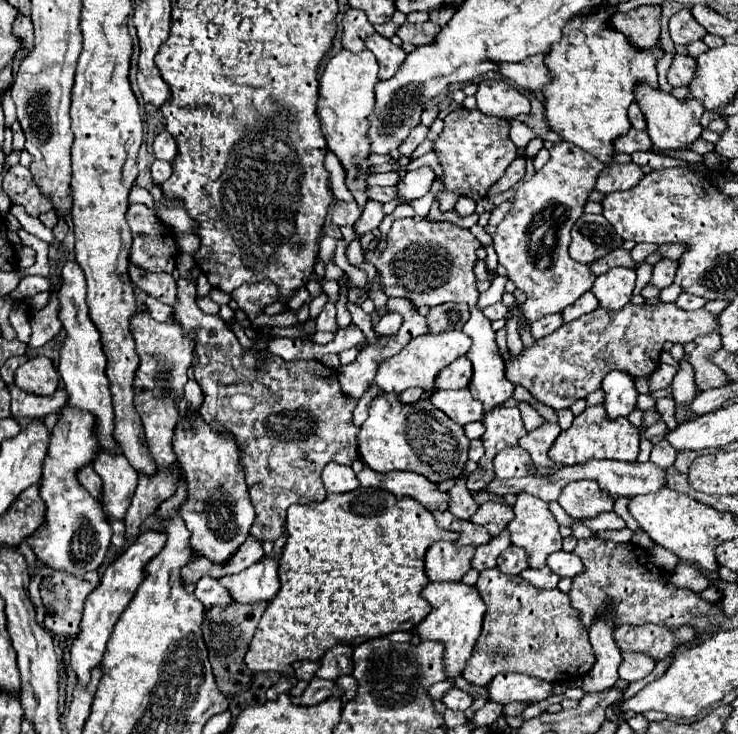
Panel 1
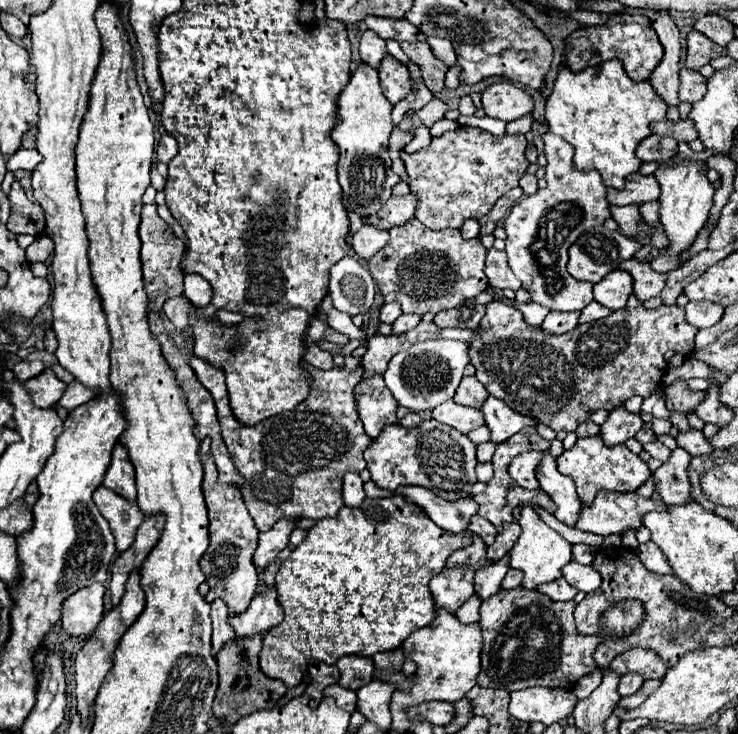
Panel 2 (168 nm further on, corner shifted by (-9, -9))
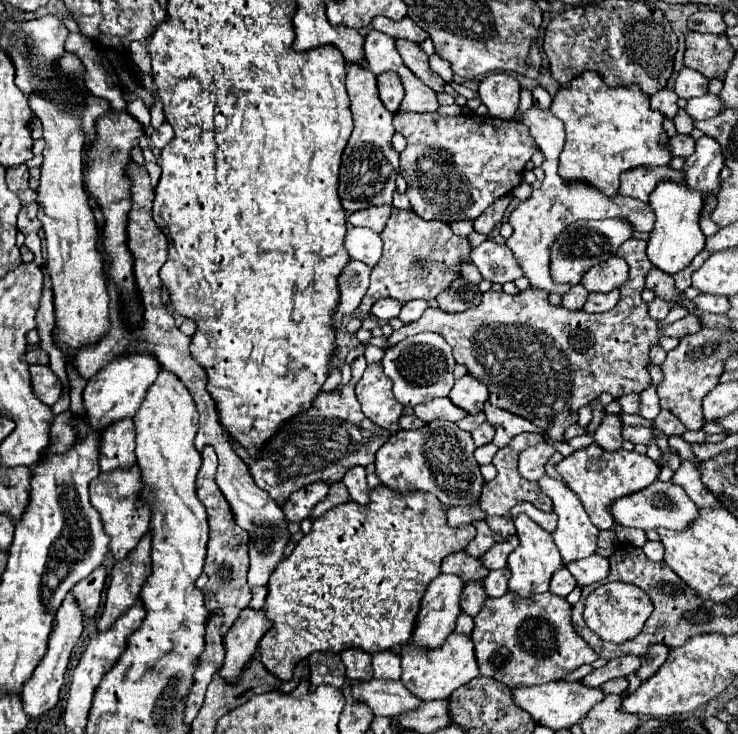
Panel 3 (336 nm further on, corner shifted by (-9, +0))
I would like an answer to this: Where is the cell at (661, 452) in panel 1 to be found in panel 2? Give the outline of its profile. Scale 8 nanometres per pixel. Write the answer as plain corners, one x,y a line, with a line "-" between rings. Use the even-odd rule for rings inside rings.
658,440
648,442
648,444
642,444
642,448
644,448
652,458
658,458
660,462
666,462
666,460
670,458
670,450
668,450
662,442
658,442

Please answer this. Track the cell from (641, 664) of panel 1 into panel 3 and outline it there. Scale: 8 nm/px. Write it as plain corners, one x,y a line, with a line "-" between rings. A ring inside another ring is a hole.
626,677
610,679
610,681
604,683
600,689
602,689
604,693
616,693
616,695
622,695
622,693
628,689
628,679
626,679

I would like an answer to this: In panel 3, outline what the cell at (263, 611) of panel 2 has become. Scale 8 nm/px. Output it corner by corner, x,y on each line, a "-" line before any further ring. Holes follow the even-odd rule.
246,607
224,637
226,659
220,675
226,679
234,679
236,675
240,675
244,663
252,659
260,639
270,627
272,627
272,621
266,617
262,609

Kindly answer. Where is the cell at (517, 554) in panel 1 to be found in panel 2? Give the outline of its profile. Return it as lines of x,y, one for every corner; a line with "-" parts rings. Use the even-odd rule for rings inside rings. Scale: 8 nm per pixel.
510,568
508,574
506,574
504,580
502,580
502,588
504,588
504,590
512,590
512,588
520,586
520,582
522,582
522,572

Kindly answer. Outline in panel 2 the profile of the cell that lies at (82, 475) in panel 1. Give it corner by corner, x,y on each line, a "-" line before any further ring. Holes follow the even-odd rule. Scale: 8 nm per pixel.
98,486
94,492
94,504
110,524
110,530
116,538
116,550
127,550
133,544
136,531
144,520
137,503
120,498
120,494
108,490
106,486

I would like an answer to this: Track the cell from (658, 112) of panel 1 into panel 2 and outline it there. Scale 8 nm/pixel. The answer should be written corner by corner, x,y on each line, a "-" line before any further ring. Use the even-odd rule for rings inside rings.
682,162
678,166
660,166
656,170
656,180
660,184
660,224
664,228
664,234
668,236
668,248
662,250
658,258
650,262
654,272
670,272
680,268
682,264
682,252
686,252
702,226
706,224
708,212
712,208
712,196
714,186
706,178
706,164
704,162

